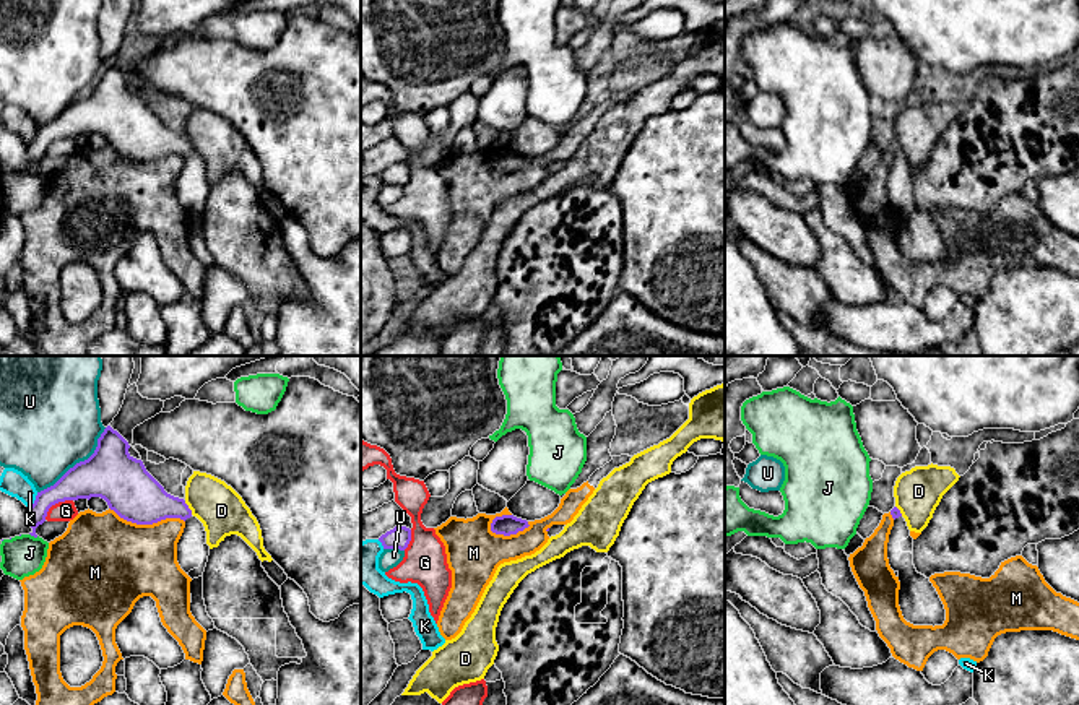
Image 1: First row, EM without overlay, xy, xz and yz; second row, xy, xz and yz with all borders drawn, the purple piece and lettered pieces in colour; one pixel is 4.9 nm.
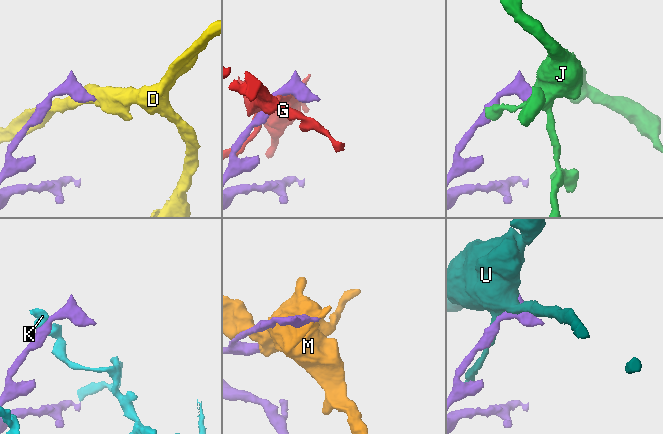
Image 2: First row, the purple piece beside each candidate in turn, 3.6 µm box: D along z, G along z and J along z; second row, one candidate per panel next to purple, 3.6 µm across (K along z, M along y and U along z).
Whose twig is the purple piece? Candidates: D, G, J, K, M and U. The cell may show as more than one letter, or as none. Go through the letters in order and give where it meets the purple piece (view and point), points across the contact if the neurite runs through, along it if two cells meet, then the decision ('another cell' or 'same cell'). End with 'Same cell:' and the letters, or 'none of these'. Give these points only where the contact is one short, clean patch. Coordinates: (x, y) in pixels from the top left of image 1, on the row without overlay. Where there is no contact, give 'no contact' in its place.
D: contact xy (187, 143); border xy (184, 137), (192, 150); another cell
G: contact xy (56, 138); border xy (72, 135), (56, 138), (44, 155); another cell
J: contact xy (34, 173); border xy (30, 169), (38, 173); another cell
K: contact xy (34, 137); another cell
M: contact xy (147, 160); another cell
U: contact xy (77, 99); another cell
Same cell: none of these

